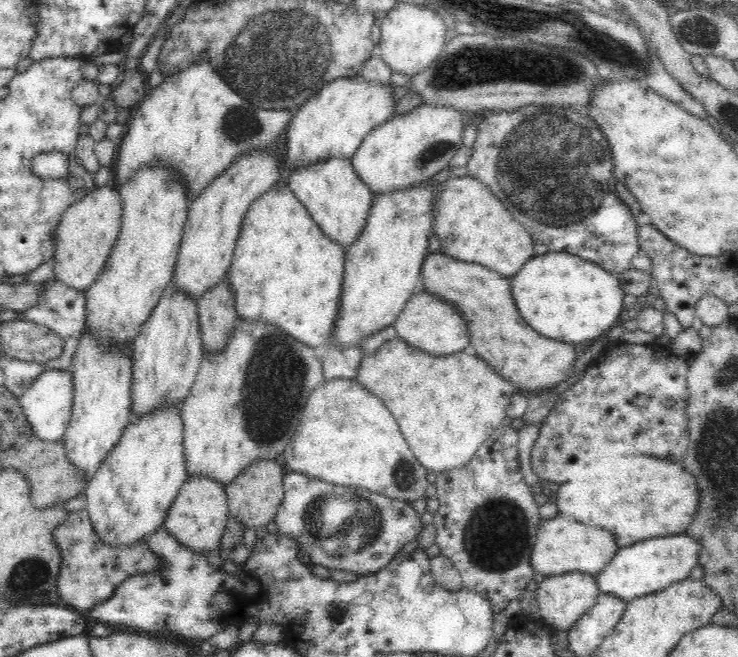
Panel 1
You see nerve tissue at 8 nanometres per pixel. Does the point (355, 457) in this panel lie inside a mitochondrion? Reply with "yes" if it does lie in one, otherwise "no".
no

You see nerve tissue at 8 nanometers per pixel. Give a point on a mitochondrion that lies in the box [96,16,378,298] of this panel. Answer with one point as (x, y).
(241, 123)

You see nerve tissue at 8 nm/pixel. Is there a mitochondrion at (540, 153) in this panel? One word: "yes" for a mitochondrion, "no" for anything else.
yes

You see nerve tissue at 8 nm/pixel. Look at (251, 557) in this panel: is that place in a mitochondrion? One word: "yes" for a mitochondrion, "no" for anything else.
no

